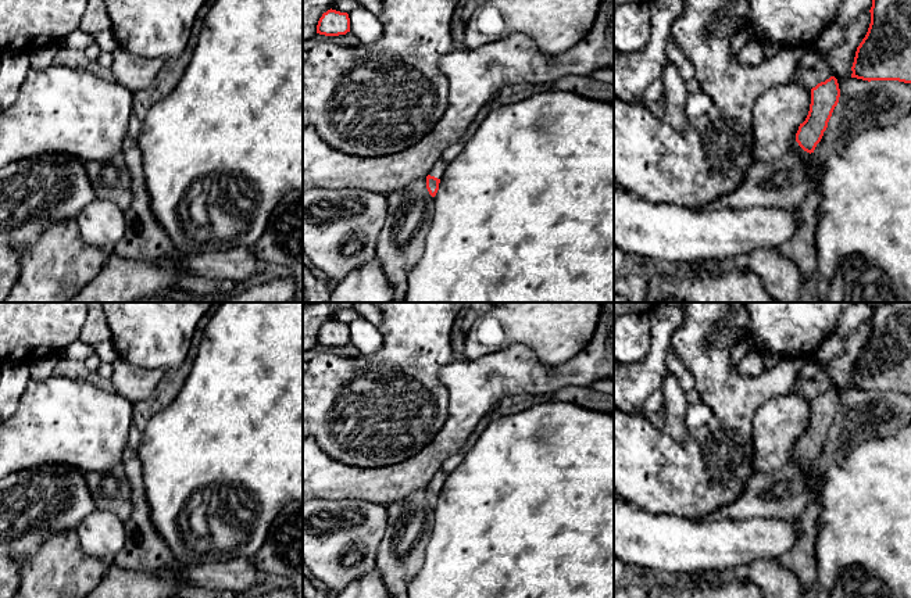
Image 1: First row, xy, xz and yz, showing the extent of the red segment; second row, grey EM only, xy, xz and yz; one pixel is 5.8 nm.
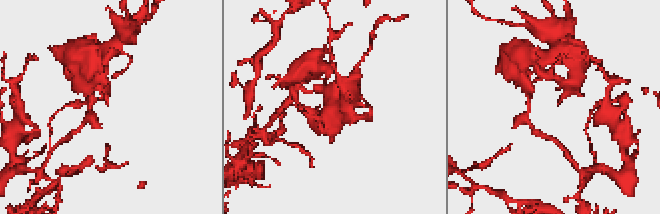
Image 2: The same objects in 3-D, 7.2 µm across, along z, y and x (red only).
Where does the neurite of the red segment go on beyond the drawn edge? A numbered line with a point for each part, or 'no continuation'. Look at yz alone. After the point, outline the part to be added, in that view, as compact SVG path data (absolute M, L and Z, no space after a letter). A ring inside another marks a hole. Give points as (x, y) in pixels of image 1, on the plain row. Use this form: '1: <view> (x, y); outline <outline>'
1: yz (795, 458); outline M796 447L792 451L790 463L797 463L801 469L808 469L810 463L804 462L796 452Z

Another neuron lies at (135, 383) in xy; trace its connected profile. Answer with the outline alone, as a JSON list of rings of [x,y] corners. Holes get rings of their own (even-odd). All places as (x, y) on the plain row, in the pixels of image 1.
[[[118,359],[114,362],[111,382],[117,394],[136,404],[153,393],[164,373],[164,369],[143,369]]]

